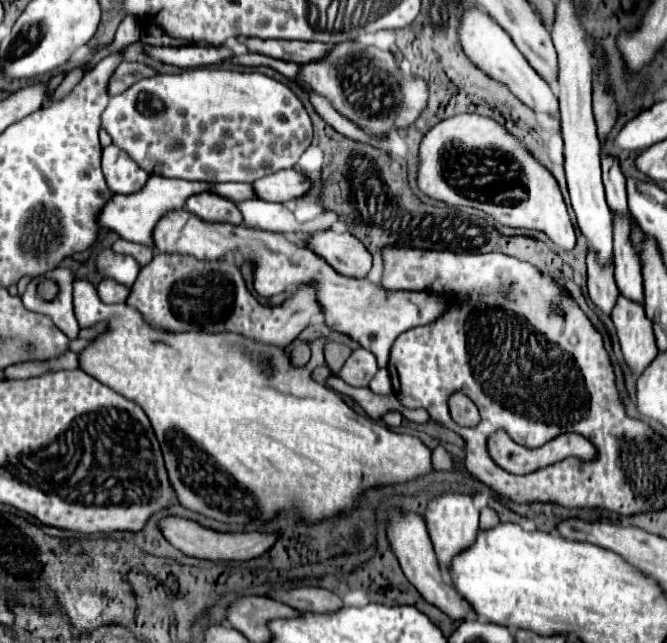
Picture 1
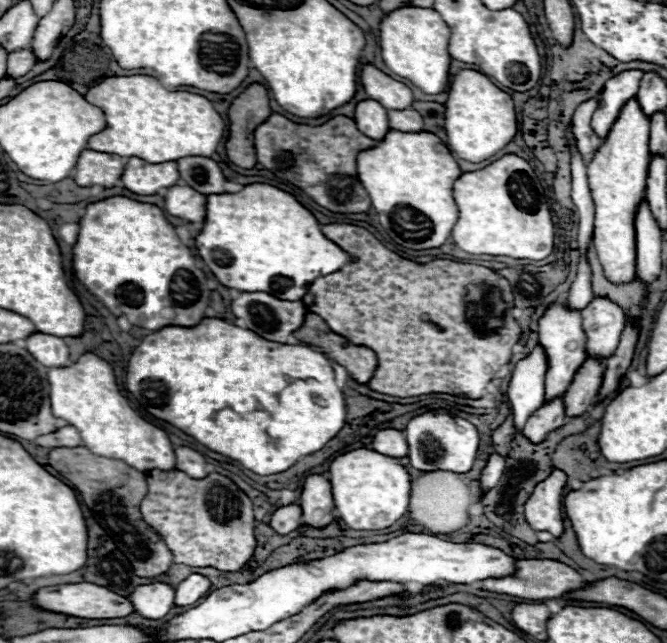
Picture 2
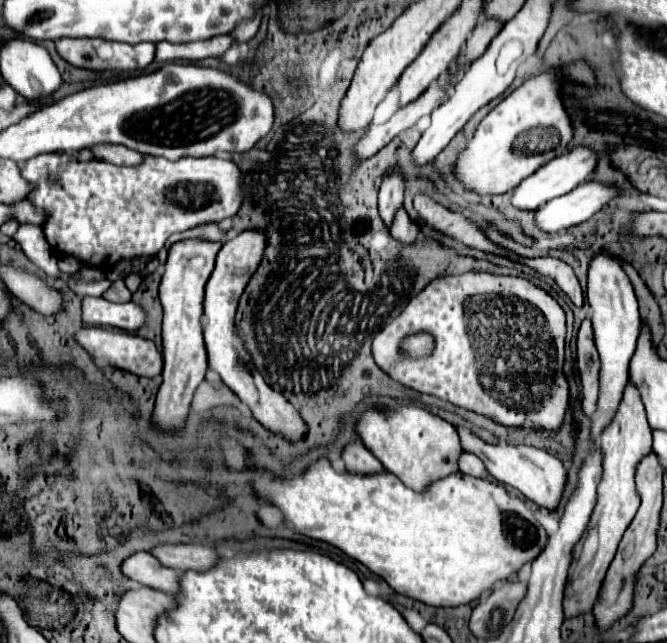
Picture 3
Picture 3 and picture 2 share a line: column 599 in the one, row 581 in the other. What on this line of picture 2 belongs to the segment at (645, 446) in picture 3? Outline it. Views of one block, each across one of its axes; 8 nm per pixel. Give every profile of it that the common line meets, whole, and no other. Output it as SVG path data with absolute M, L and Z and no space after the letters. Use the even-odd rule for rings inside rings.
M520 560L518 572L514 576L508 576L502 580L484 580L482 588L492 590L492 592L500 592L500 594L540 600L540 598L562 598L564 594L568 594L572 590L586 588L590 584L592 584L590 580L586 580L582 574L578 574L574 568L570 568L562 562L556 562L556 560Z

